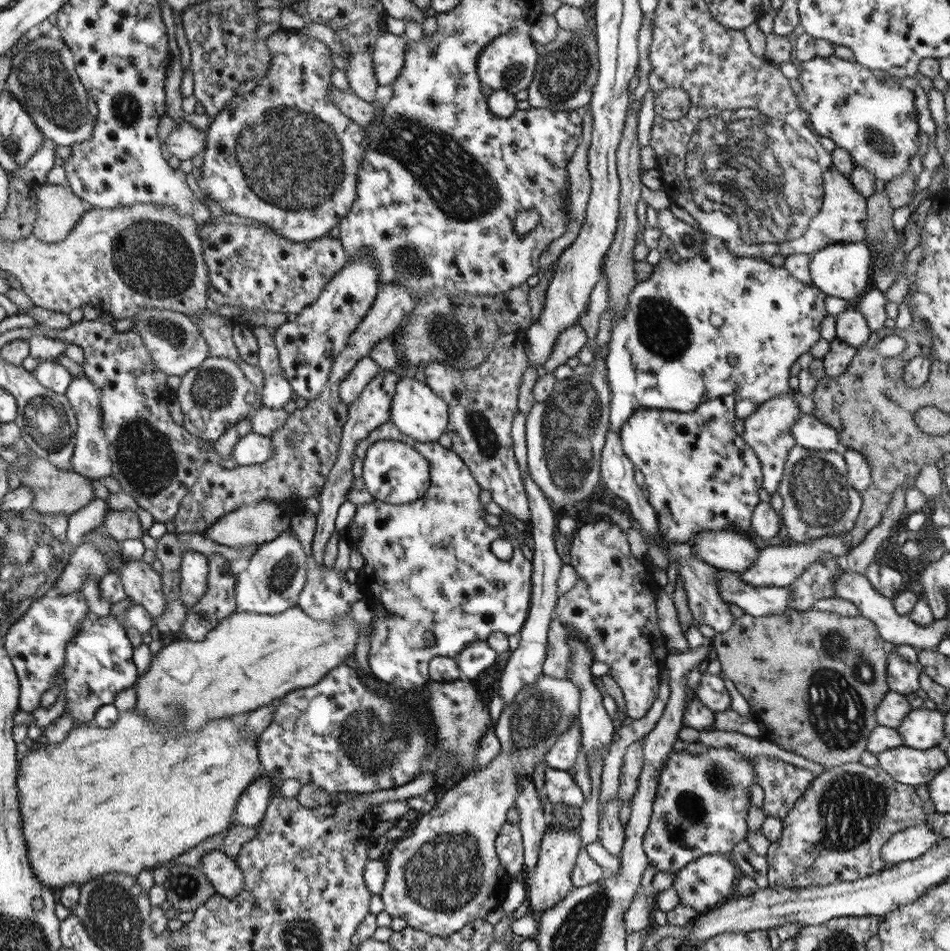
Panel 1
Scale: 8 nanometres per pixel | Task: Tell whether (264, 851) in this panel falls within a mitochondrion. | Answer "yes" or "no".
no

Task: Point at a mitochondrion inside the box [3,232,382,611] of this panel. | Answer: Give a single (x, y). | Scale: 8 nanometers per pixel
(146, 459)

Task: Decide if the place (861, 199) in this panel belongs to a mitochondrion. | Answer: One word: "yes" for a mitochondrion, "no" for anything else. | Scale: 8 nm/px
no

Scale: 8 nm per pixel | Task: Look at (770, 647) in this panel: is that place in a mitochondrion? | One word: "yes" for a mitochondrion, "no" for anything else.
no

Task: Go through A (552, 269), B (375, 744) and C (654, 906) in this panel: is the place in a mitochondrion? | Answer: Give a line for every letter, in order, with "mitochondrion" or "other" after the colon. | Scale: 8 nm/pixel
A: other
B: mitochondrion
C: other

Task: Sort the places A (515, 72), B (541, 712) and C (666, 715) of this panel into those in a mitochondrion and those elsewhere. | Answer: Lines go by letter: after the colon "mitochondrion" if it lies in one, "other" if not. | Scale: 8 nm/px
A: mitochondrion
B: mitochondrion
C: other

